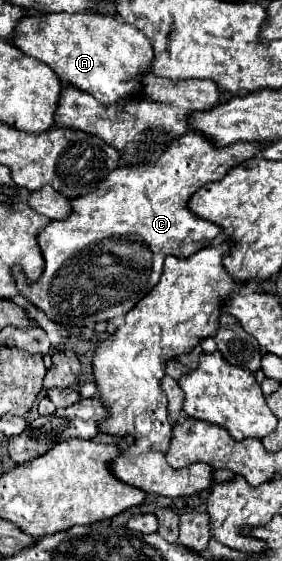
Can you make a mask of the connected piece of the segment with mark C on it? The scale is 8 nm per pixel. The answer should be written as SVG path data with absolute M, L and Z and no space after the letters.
M192 131L174 141L154 165L114 169L96 191L72 199L72 217L52 221L38 233L46 269L36 283L28 283L16 269L20 293L66 327L124 317L160 281L168 255L188 257L222 233L216 223L196 217L188 201L206 183L252 159L260 147L258 141L216 147L212 139Z

